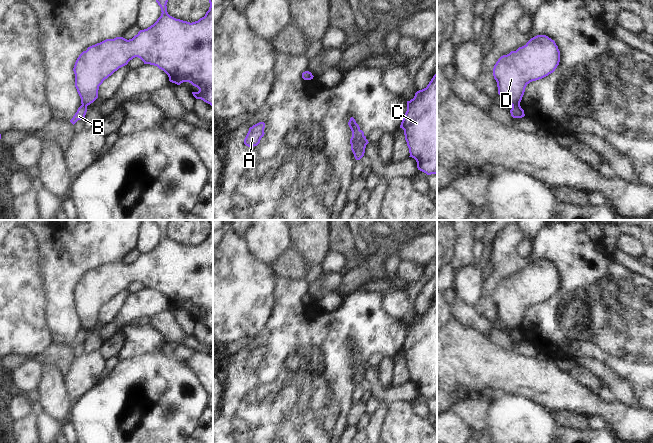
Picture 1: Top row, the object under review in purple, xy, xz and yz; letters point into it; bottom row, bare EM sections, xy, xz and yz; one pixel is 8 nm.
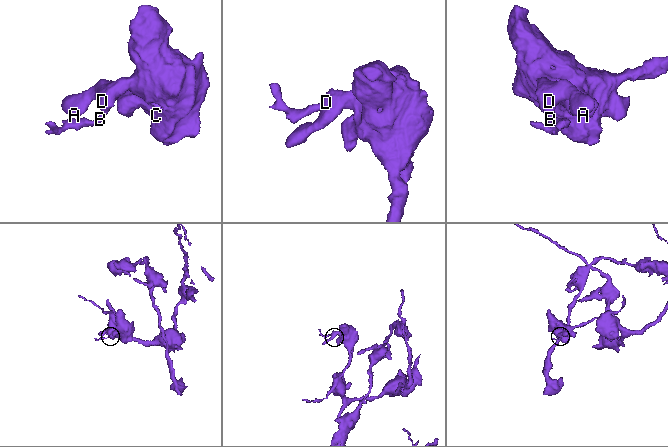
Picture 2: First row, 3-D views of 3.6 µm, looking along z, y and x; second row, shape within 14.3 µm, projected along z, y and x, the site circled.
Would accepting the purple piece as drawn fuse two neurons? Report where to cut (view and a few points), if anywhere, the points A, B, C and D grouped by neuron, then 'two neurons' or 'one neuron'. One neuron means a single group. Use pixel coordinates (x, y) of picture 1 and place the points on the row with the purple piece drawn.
cut in yz along (519, 104), (512, 107); A C D / B; two neurons

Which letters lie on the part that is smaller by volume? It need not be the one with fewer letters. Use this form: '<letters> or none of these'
B

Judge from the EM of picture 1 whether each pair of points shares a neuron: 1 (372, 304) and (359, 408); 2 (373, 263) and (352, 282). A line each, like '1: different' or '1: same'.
1: different
2: same

